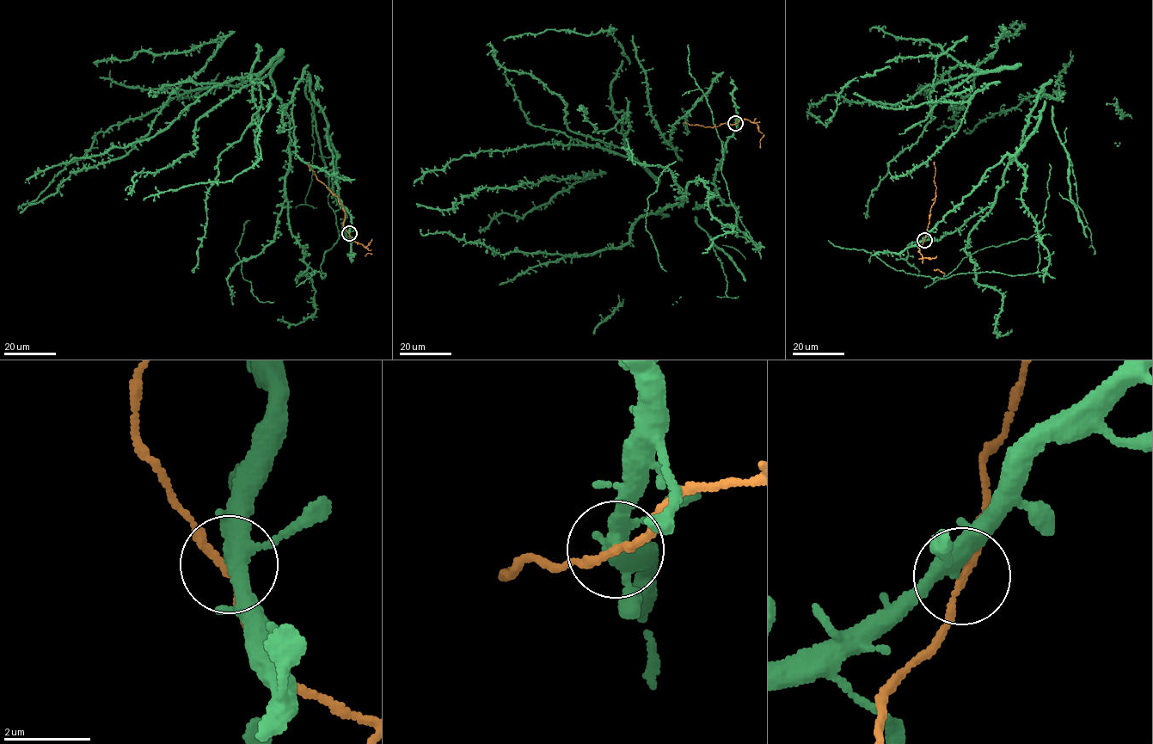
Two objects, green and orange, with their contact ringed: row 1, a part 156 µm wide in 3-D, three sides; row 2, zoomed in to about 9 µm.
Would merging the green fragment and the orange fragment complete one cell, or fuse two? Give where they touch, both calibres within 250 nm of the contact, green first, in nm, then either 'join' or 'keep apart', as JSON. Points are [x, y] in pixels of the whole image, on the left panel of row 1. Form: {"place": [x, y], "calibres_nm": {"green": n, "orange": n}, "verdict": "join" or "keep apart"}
{"place": [349, 233], "calibres_nm": {"green": 320, "orange": 170}, "verdict": "keep apart"}

